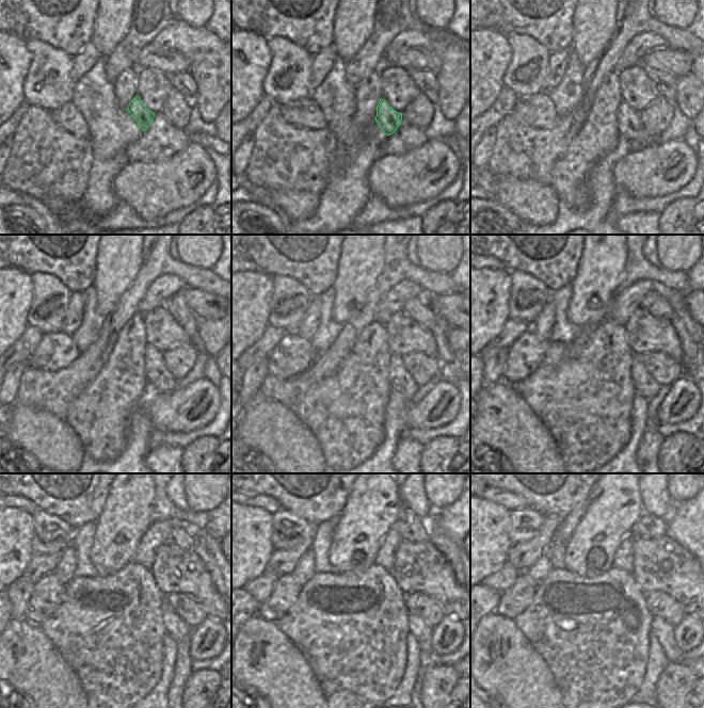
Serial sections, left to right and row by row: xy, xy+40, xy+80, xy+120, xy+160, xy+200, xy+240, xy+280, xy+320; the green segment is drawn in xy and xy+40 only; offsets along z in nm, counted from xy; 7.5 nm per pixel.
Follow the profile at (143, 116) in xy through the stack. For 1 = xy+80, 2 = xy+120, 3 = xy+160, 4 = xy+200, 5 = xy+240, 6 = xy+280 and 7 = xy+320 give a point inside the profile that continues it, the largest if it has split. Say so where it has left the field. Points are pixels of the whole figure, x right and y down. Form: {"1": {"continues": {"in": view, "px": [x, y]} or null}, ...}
{"1": {"continues": {"in": "xy+80", "px": [629, 125]}}, "2": {"continues": {"in": "xy+120", "px": [159, 377]}}, "3": {"continues": {"in": "xy+160", "px": [400, 381]}}, "4": {"continues": {"in": "xy+200", "px": [644, 385]}}, "5": {"continues": {"in": "xy+240", "px": [176, 628]}}, "6": {"continues": {"in": "xy+280", "px": [422, 632]}}, "7": {"continues": {"in": "xy+320", "px": [664, 631]}}}

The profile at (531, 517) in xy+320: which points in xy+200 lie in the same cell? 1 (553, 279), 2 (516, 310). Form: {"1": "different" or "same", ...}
{"1": "different", "2": "same"}

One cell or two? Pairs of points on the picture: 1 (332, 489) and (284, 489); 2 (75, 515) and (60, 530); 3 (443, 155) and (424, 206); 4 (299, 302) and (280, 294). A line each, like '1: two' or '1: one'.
1: one
2: two
3: two
4: one

